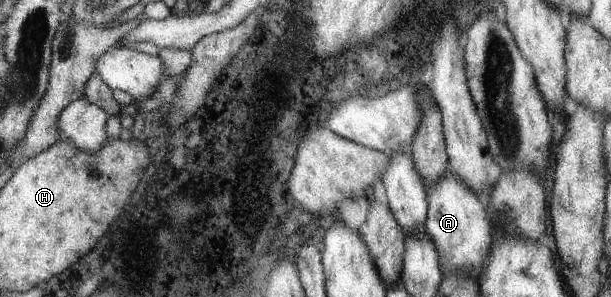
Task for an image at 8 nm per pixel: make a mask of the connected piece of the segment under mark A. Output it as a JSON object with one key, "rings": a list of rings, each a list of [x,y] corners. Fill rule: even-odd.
{"rings":[[[448,168],[446,173],[427,187],[427,219],[425,231],[440,251],[442,273],[460,270],[478,276],[491,250],[491,221],[487,205]]]}

